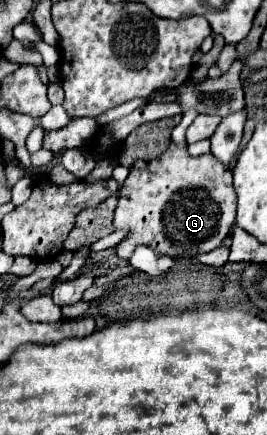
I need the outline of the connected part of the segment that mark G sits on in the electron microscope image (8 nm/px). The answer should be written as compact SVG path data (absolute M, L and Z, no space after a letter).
M174 145L156 159L148 161L146 169L130 169L128 179L122 185L120 201L114 213L114 227L116 229L130 229L132 237L122 241L116 251L118 257L124 259L136 245L148 245L150 249L160 249L160 253L172 253L176 261L194 257L206 251L212 251L222 245L224 237L230 233L236 219L236 195L232 189L232 173L212 155L192 157L186 151L186 145Z

